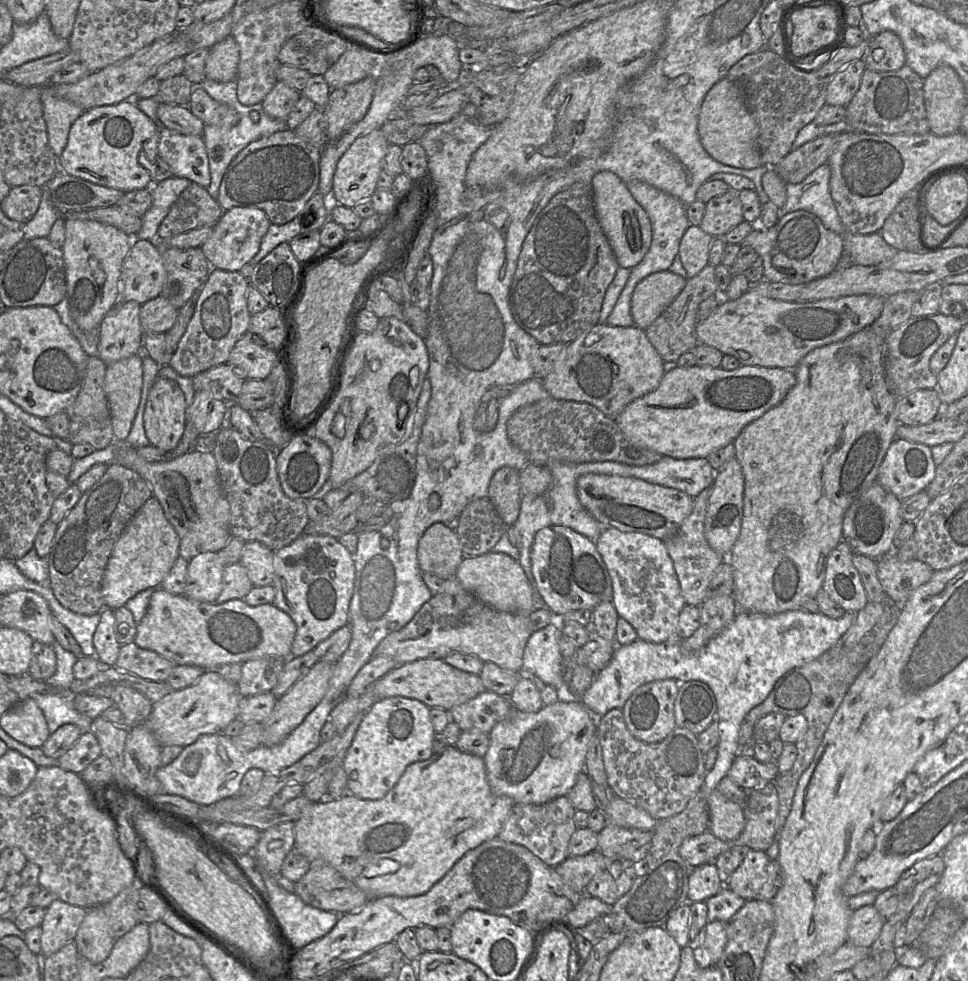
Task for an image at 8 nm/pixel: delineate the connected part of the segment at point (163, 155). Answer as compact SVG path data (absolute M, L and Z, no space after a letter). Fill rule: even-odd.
M165 127L160 129L158 156L165 161L174 177L181 177L207 189L210 184L208 156L202 136L183 135Z

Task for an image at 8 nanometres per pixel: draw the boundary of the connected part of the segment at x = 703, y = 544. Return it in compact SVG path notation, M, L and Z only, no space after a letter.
M707 487L693 498L691 514L684 520L676 534L664 541L686 605L697 607L705 601L708 586L718 567L728 559L728 555L723 556L716 552L705 538L704 525L710 493L711 487Z

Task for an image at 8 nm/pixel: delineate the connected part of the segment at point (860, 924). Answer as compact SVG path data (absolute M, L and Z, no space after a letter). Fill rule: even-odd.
M873 904L852 911L847 927L847 942L870 948L879 937L886 920Z

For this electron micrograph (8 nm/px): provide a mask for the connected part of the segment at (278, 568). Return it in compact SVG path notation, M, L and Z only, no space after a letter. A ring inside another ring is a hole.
M303 533L289 545L275 551L274 604L296 624L291 656L312 651L319 643L349 622L349 606L355 586L353 556L329 535Z

